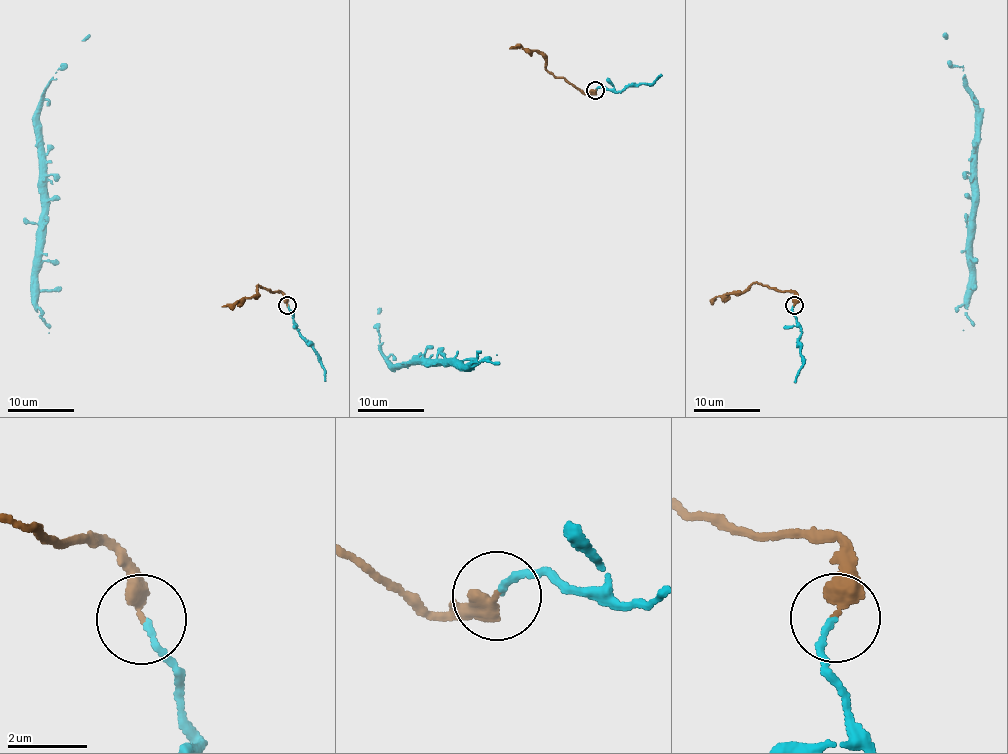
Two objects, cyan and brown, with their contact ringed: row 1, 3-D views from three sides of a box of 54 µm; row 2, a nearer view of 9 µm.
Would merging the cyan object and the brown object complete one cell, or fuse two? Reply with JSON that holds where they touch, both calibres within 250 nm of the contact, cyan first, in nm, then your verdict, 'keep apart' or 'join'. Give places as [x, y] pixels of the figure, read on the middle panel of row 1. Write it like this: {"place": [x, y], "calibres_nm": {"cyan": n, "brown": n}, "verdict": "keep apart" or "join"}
{"place": [595, 90], "calibres_nm": {"cyan": 150, "brown": 400}, "verdict": "keep apart"}

